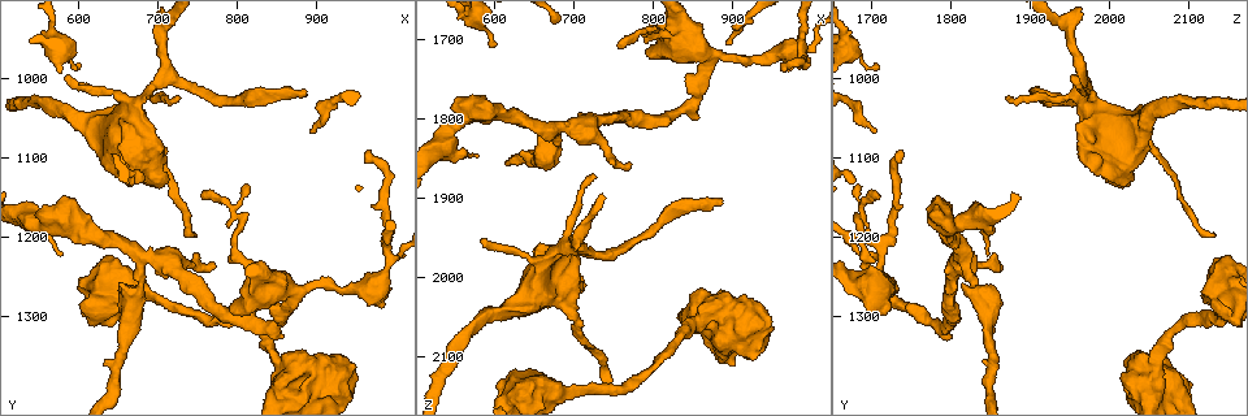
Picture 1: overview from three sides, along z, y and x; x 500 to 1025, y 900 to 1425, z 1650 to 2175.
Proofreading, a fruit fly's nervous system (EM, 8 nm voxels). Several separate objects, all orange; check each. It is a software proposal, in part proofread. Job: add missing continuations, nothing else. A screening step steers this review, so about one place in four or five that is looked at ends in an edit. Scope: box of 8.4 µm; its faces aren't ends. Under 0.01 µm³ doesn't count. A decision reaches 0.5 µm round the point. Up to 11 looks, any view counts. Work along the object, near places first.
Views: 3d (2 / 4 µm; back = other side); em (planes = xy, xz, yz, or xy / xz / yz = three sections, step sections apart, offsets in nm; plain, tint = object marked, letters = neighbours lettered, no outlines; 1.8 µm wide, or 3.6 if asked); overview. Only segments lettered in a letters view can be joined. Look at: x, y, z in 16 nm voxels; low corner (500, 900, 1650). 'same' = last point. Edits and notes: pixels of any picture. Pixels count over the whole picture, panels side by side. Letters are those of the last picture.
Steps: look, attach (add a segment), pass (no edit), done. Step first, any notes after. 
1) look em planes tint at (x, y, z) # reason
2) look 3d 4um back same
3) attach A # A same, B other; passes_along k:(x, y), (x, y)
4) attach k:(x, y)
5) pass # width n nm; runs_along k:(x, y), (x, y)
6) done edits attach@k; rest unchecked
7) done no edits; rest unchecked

look 3d 2um at (855, 1310, 1775)

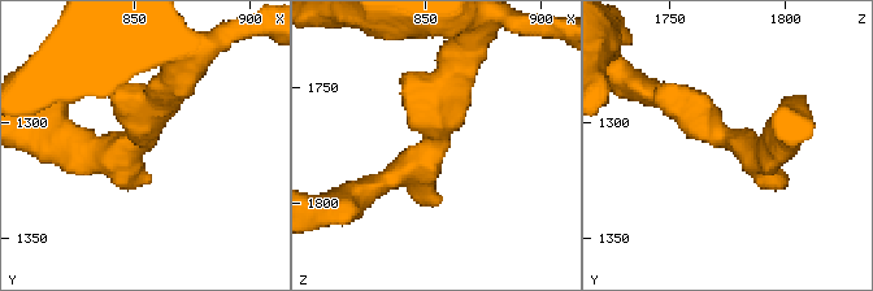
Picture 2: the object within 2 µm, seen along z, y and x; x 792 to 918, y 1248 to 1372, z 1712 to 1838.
look em yz step 8 tint at (852, 1307, 1778) # now the EM

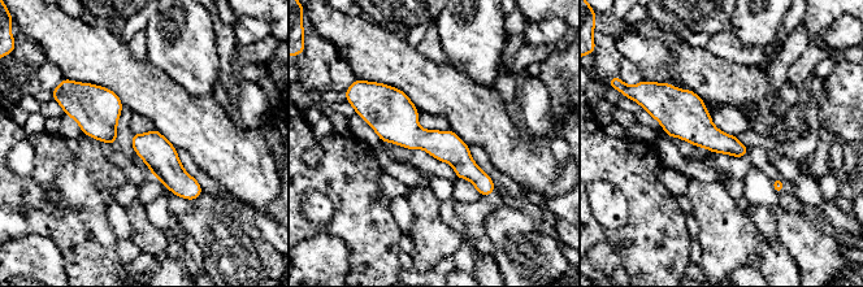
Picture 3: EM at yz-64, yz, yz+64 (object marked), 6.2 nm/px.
look em planes letters same

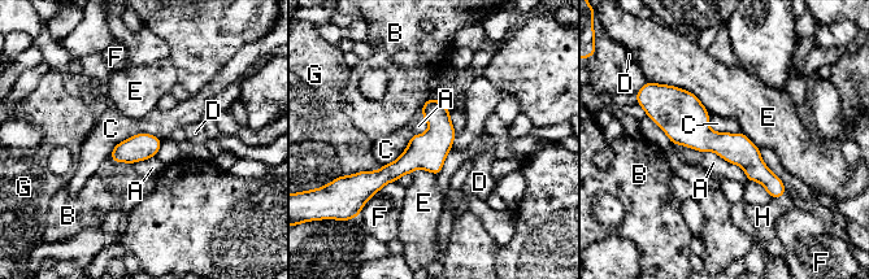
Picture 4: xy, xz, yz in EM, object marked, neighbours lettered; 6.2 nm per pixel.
pass # A other, B other, C other, D other, E other, F other, G other, H other; border 4:(161, 139), (138, 133), (109, 153); none of them fits

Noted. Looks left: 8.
look 3d 4um at (600, 975, 1705) # branch stops here

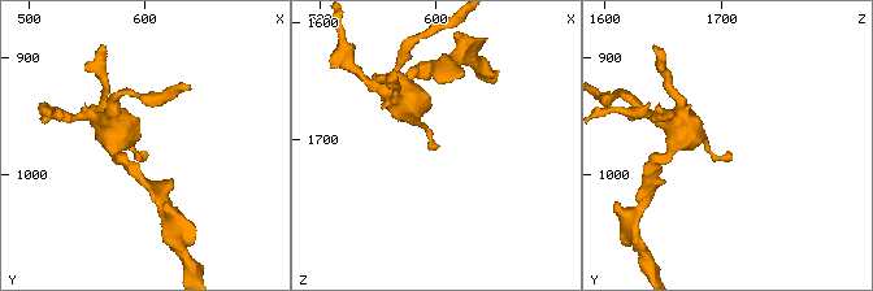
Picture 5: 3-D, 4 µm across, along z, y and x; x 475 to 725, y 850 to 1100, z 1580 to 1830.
look em planes letters at (600, 980, 1706) # need the tissue

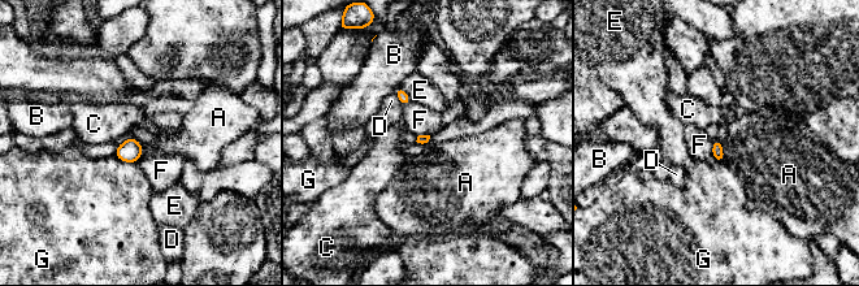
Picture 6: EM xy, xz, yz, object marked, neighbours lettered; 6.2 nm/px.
pass # A other, B other, C other, D other, E other, F other, G other; none of them fits

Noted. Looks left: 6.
look 3d 4um at (685, 1225, 1810) # two arms in line, one across

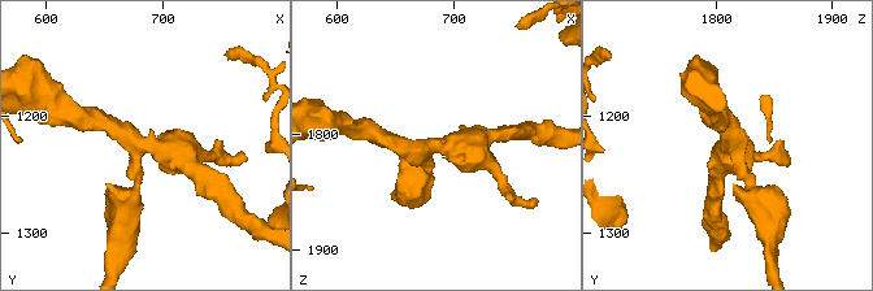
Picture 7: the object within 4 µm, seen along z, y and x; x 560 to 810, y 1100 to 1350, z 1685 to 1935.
look em yz step 4 letters at (680, 1228, 1810) # arms 3

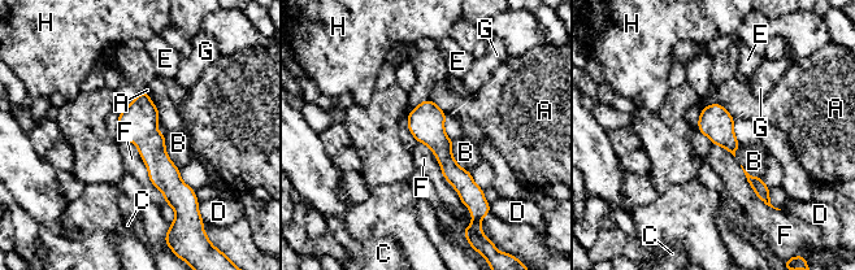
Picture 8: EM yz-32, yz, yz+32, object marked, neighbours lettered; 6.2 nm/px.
pass # width 200 nm; A other, B other, C other, D other, E other, F other, G other, H other; runs_along 8:(143, 95), (143, 133), (186, 194); no lettered segment goes on from it

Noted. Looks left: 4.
look em xy step 8 letters at (885, 1010, 1905) # end of a long branch

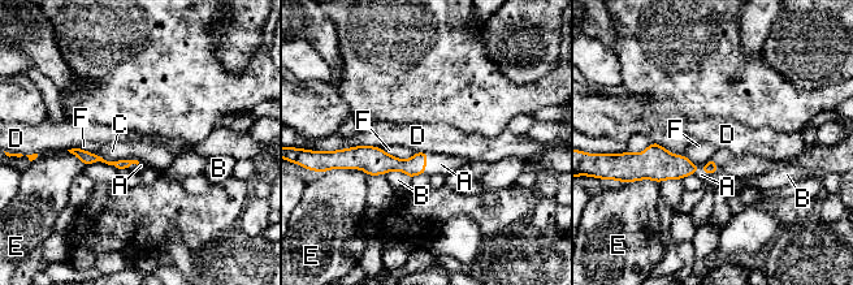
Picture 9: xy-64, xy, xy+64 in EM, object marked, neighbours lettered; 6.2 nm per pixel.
look em planes letters same # cut it another way

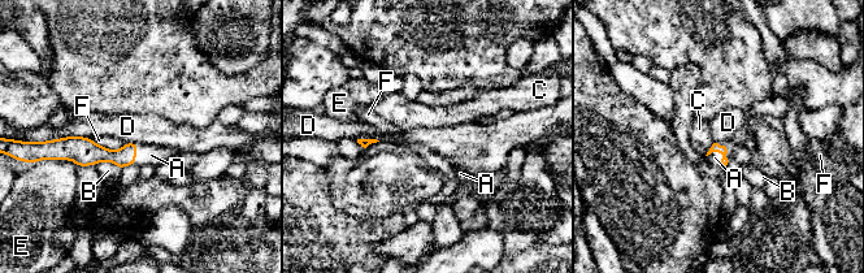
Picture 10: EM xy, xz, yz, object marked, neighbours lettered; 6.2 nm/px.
attach A # A same, B other, C other, D other, E other, F other; passes_along 10:(715, 147), (720, 151), (715, 157); the neuron continues

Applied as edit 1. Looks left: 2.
done edits attach@10; rest unchecked

